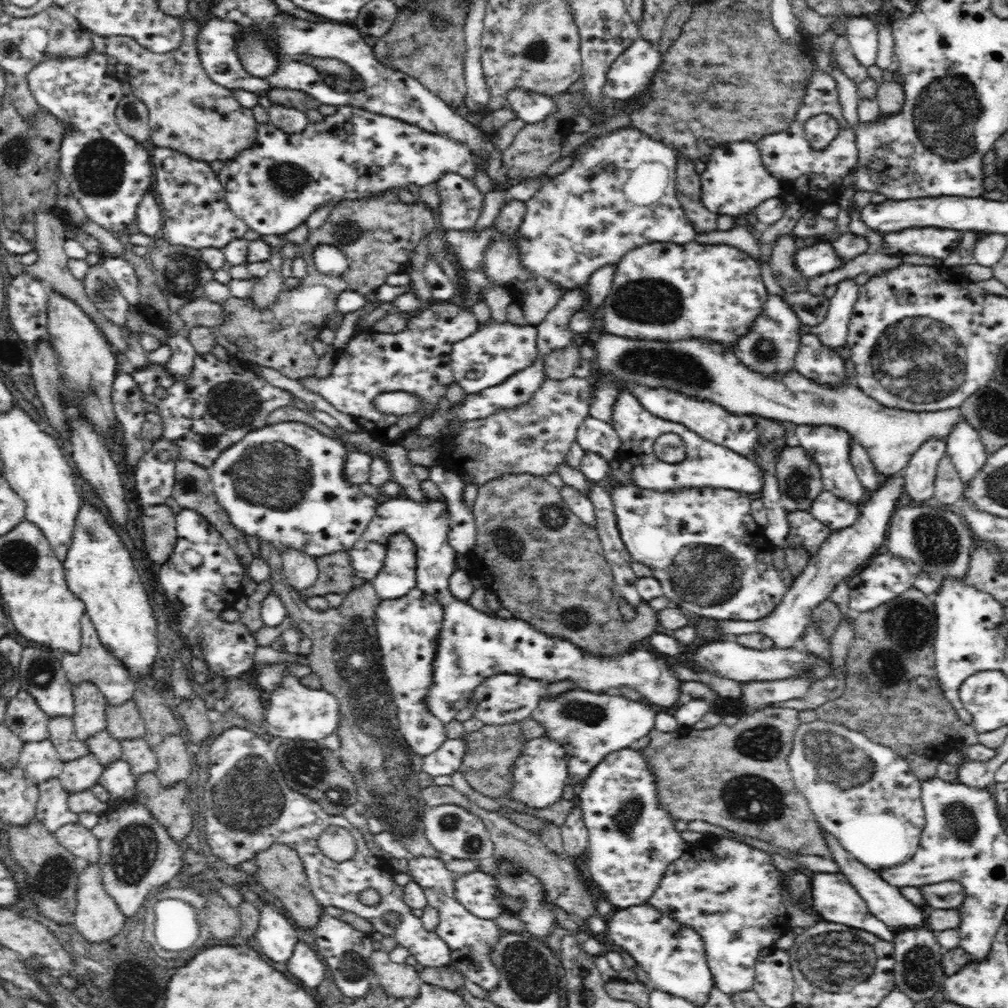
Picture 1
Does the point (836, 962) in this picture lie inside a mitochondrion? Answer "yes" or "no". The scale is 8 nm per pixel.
yes

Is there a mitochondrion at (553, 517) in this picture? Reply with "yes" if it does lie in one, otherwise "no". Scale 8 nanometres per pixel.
yes

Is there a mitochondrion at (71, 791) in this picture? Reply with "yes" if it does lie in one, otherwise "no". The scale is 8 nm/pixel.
no

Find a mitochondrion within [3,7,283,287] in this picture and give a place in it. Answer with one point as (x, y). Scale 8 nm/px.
(98, 169)

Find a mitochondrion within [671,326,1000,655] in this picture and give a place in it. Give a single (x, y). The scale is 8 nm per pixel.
(936, 539)

